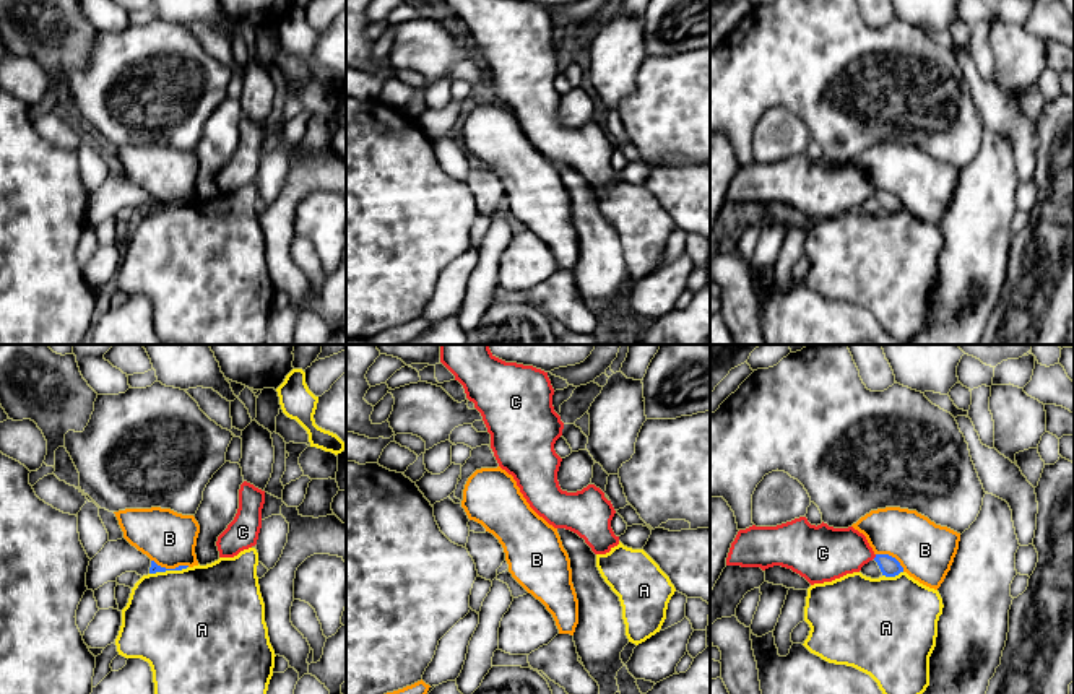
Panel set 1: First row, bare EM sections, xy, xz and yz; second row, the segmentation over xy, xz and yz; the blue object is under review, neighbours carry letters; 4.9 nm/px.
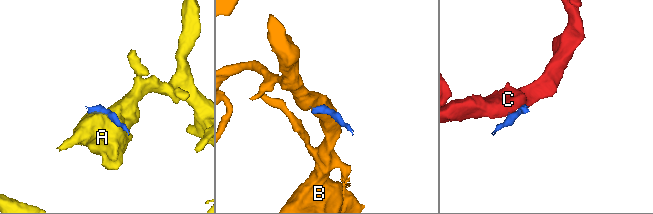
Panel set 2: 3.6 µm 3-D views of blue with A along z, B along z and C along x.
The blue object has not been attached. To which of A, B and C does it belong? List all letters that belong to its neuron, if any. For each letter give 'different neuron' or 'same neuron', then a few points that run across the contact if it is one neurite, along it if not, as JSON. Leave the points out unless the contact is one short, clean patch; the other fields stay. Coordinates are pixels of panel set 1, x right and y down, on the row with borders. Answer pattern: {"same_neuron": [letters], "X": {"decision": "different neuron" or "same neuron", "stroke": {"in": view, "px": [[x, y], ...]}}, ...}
{"same_neuron": [], "A": {"decision": "different neuron"}, "B": {"decision": "different neuron", "stroke": {"in": "xy", "px": [[151, 559], [166, 568], [189, 566]]}}, "C": {"decision": "different neuron", "stroke": {"in": "yz", "px": [[876, 555], [873, 558]]}}}

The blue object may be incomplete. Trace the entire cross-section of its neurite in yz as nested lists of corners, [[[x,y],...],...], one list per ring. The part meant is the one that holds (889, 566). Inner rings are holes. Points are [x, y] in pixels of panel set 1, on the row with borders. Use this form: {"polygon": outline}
{"polygon": [[[876,554],[874,561],[877,562],[882,575],[886,577],[895,577],[900,572],[903,572],[903,567],[900,566],[900,562],[889,554]]]}

